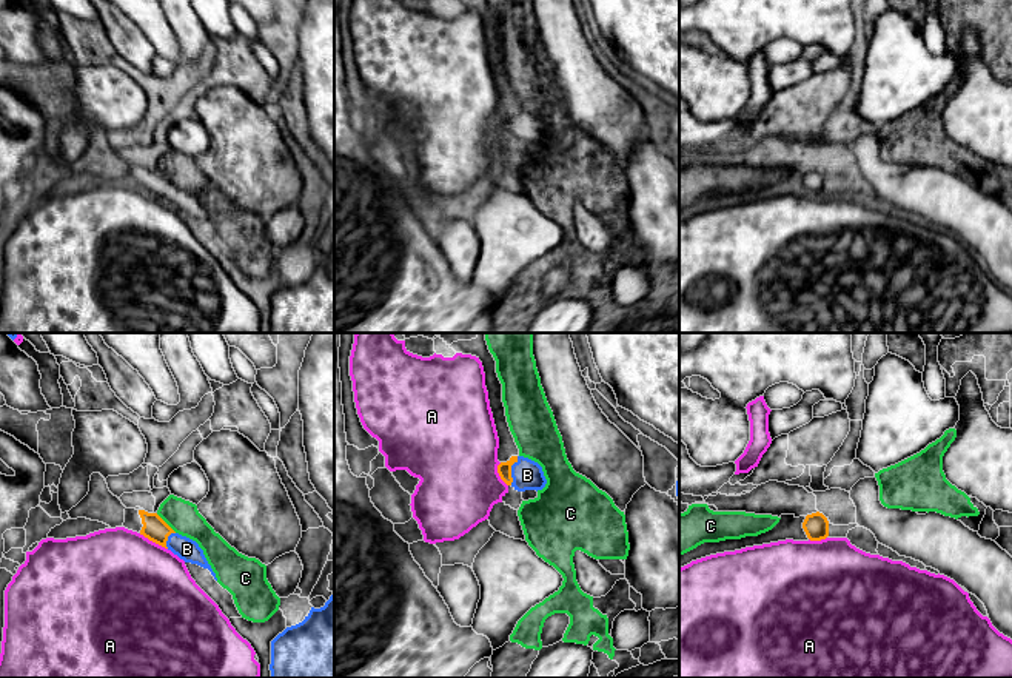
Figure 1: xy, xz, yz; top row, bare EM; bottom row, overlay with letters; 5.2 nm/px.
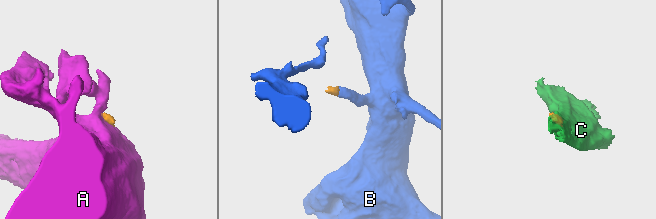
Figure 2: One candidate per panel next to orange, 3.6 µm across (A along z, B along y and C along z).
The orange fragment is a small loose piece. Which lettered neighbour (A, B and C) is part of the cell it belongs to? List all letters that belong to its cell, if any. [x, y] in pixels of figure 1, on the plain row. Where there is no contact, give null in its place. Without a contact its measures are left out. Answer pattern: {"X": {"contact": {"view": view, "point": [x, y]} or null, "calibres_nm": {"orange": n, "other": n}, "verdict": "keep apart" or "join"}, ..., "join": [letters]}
{"A": {"contact": {"view": "xy", "point": [153, 196]}, "calibres_nm": {"orange": 120, "other": 500}, "verdict": "keep apart"}, "B": {"contact": {"view": "xz", "point": [510, 125]}, "calibres_nm": {"orange": 80, "other": 160}, "verdict": "join"}, "C": {"contact": {"view": "xy", "point": [165, 177]}, "calibres_nm": {"orange": 120, "other": 170}, "verdict": "keep apart"}, "join": ["B"]}

